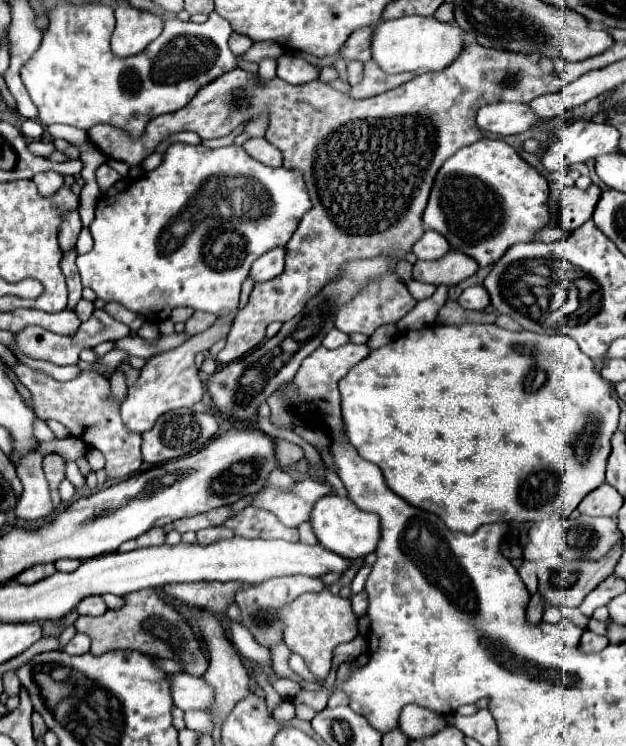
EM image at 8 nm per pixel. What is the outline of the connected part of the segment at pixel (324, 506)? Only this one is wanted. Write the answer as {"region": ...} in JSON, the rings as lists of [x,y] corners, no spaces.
{"region":[[[335,493],[325,495],[323,499],[319,499],[313,505],[309,523],[313,527],[313,533],[315,533],[317,541],[325,549],[331,549],[333,553],[337,553],[341,557],[347,557],[351,561],[355,561],[359,557],[367,557],[369,553],[373,553],[377,543],[379,543],[379,535],[381,535],[379,517],[375,513],[361,511],[353,505],[353,501],[349,497],[339,497]]]}

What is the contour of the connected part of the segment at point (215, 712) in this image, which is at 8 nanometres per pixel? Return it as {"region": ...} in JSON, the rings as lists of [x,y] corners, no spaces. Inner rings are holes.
{"region":[[[181,607],[181,611],[191,619],[191,623],[197,625],[199,635],[203,637],[203,641],[207,643],[207,649],[209,649],[209,669],[205,673],[205,681],[213,687],[215,697],[213,697],[213,705],[207,709],[207,713],[211,715],[213,725],[219,729],[225,723],[227,715],[237,705],[237,701],[241,701],[241,697],[249,695],[249,673],[243,667],[241,657],[237,655],[237,651],[233,649],[233,645],[225,637],[225,627],[221,625],[221,621],[211,611],[195,611],[193,613],[187,607]]]}

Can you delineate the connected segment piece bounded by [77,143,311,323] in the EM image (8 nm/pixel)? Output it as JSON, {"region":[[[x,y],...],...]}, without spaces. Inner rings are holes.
{"region":[[[175,143],[175,145],[171,145],[171,147],[167,149],[165,161],[163,161],[155,171],[151,171],[151,173],[147,173],[147,177],[143,177],[143,179],[131,183],[129,189],[123,191],[123,193],[119,193],[117,197],[111,197],[111,199],[105,197],[105,201],[103,201],[103,199],[99,201],[97,211],[95,211],[95,221],[93,221],[91,227],[89,227],[95,245],[93,245],[93,249],[91,249],[89,253],[77,257],[77,269],[79,269],[79,273],[81,273],[83,287],[91,287],[91,289],[97,293],[99,299],[103,299],[103,301],[117,301],[117,303],[121,303],[123,307],[127,307],[127,309],[131,309],[131,311],[143,315],[143,317],[145,317],[147,321],[151,321],[151,323],[161,323],[161,321],[169,319],[169,315],[171,315],[171,311],[173,311],[175,307],[191,307],[191,309],[195,309],[195,311],[207,311],[207,313],[221,315],[223,311],[233,311],[233,309],[237,309],[237,305],[239,305],[239,293],[241,293],[241,283],[247,279],[247,273],[249,273],[251,263],[253,263],[255,259],[259,259],[263,253],[267,253],[269,249],[285,247],[287,241],[291,239],[291,235],[295,233],[295,229],[297,229],[301,217],[303,217],[309,209],[311,209],[311,201],[309,201],[309,195],[307,195],[307,187],[305,187],[303,175],[301,175],[299,171],[291,171],[291,169],[285,169],[285,167],[277,167],[277,169],[265,167],[265,165],[261,165],[259,161],[255,161],[253,157],[249,157],[249,155],[245,153],[243,147],[235,147],[235,145],[221,147],[221,149],[207,149],[207,147],[203,147],[203,145]],[[217,175],[219,175],[219,177],[251,177],[251,179],[259,181],[261,187],[265,189],[265,193],[269,193],[269,197],[271,197],[271,209],[269,209],[261,219],[253,219],[253,221],[243,221],[243,219],[237,219],[237,217],[235,217],[235,219],[205,217],[205,219],[201,219],[201,221],[195,221],[195,209],[191,207],[193,195],[195,195],[195,191],[201,191],[201,187],[203,187],[205,183],[209,183],[211,177],[217,179]]]}

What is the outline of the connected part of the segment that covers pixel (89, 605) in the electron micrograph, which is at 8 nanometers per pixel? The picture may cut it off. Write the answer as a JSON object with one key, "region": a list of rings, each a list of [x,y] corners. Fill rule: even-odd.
{"region":[[[85,597],[81,603],[77,603],[77,613],[79,615],[101,615],[107,611],[107,605],[103,597]]]}

